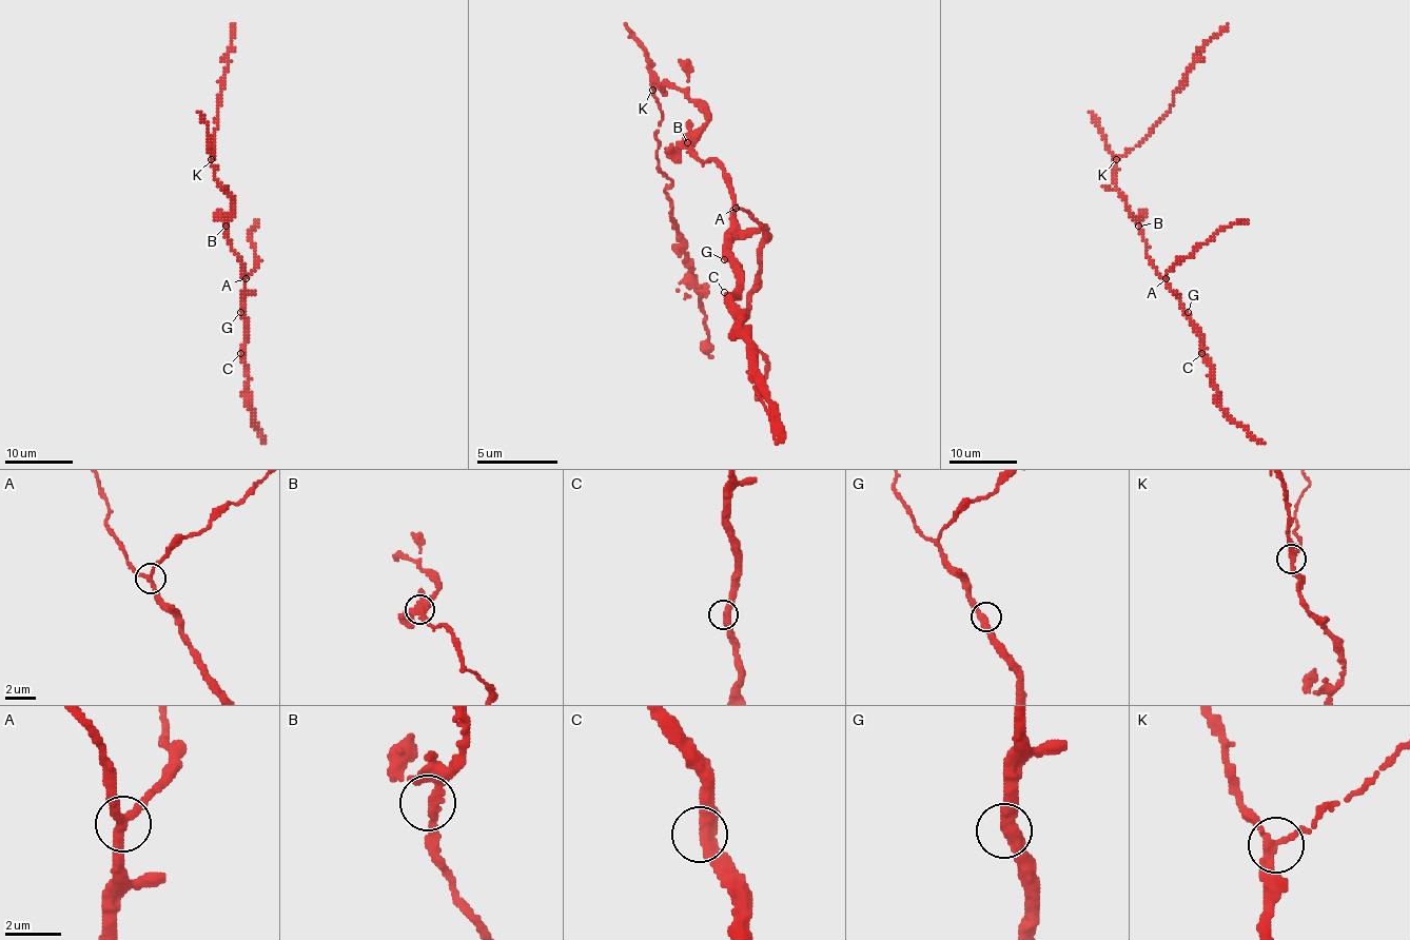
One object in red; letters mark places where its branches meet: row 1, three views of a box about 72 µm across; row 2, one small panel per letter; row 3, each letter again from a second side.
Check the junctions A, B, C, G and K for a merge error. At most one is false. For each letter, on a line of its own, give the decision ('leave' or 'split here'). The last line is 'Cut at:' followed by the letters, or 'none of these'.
A: leave
B: leave
C: leave
G: leave
K: split here
Cut at: K

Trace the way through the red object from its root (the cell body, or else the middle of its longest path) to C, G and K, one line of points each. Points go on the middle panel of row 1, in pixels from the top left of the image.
C: (691, 142), (691, 151), (704, 163), (711, 159), (728, 175), (736, 288), (724, 292)
G: (691, 142), (691, 151), (704, 163), (711, 159), (728, 175), (728, 191), (731, 195), (731, 248), (724, 259)
K: (691, 142), (707, 122), (707, 115), (676, 86), (655, 86), (651, 91)

